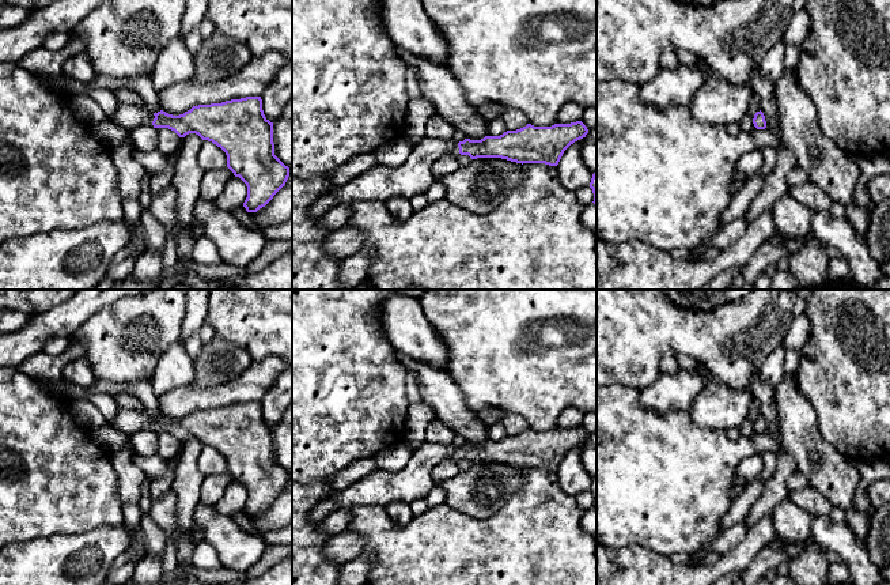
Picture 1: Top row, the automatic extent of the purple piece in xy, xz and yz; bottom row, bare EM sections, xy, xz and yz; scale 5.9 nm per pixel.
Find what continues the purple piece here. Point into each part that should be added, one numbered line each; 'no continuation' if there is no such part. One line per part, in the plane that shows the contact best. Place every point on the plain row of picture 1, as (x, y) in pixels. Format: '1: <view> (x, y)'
1: xz (382, 487)

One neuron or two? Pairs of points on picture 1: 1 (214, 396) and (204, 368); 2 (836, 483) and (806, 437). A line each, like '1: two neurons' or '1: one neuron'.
1: two neurons
2: one neuron

